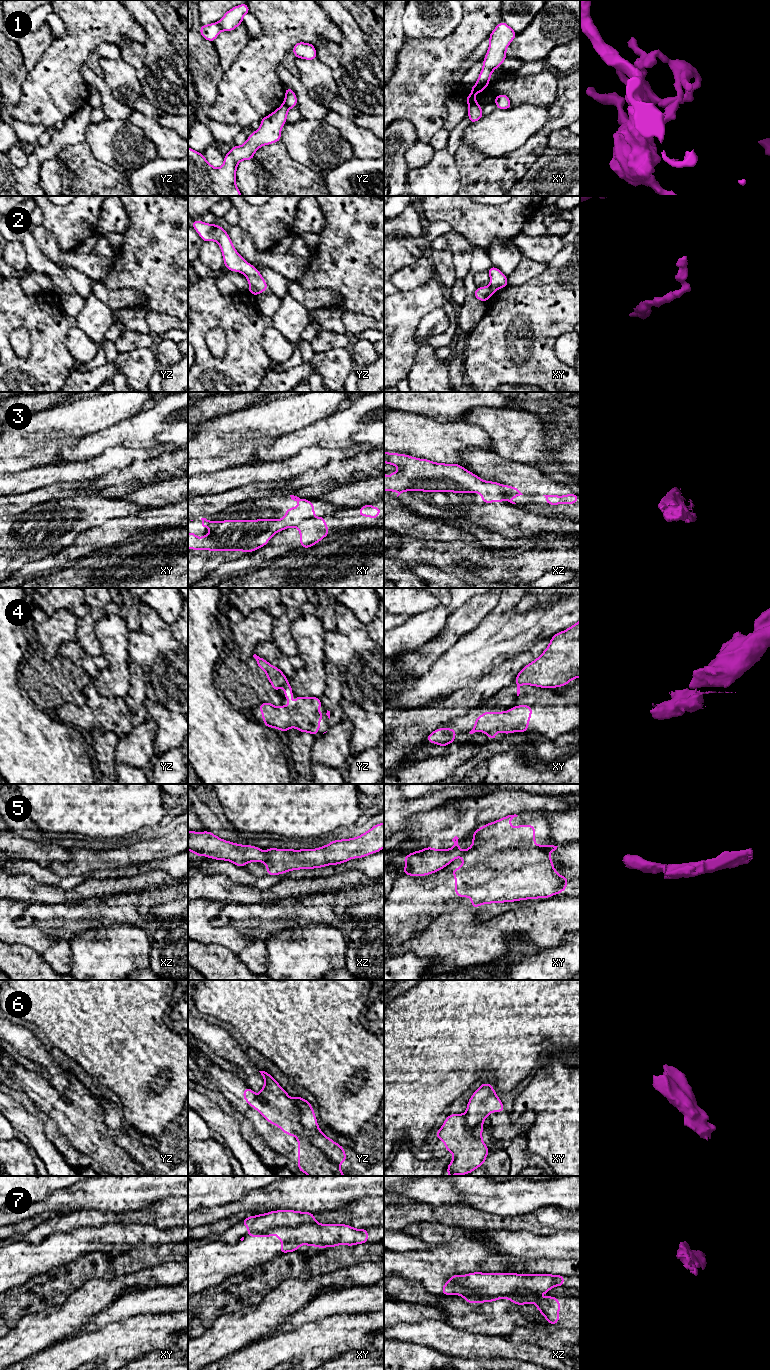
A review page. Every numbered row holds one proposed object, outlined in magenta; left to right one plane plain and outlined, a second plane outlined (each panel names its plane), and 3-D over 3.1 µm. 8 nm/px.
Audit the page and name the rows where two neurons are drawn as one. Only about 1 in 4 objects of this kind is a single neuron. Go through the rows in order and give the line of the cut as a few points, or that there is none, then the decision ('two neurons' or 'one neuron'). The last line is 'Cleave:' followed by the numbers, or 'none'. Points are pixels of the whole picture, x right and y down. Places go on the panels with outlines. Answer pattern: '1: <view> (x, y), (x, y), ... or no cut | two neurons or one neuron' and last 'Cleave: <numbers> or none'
1: xy (476, 102), (469, 105) | two neurons
2: yz (250, 286), (258, 293) | two neurons
3: xy (314, 517), (308, 517), (295, 526) | two neurons
4: yz (286, 682), (283, 684) | two neurons
5: xz (265, 856), (263, 861) | two neurons
6: yz (291, 1099), (305, 1133), (338, 1165) | two neurons
7: xy (319, 1223), (272, 1227), (264, 1231), (248, 1233) | two neurons
Cleave: 1, 2, 3, 4, 5, 6, 7

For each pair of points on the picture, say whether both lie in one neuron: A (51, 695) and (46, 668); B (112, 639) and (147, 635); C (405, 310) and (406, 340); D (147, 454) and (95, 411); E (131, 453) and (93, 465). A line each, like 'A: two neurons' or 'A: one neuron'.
A: one neuron
B: two neurons
C: one neuron
D: two neurons
E: one neuron

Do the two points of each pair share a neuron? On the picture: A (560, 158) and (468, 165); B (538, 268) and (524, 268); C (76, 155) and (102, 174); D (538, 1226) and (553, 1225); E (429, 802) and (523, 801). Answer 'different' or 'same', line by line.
A: different
B: same
C: same
D: same
E: different

